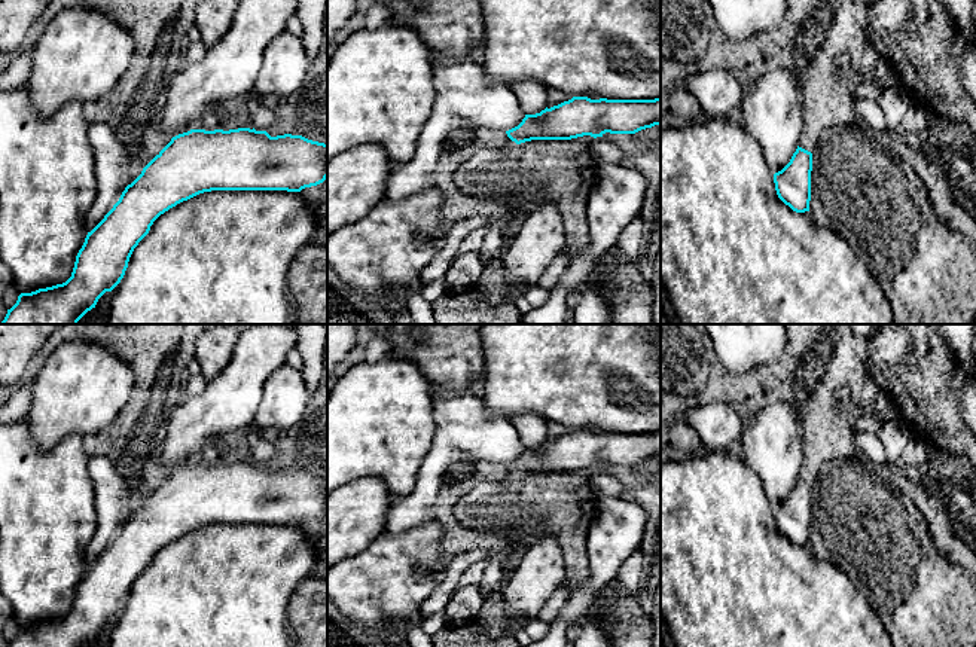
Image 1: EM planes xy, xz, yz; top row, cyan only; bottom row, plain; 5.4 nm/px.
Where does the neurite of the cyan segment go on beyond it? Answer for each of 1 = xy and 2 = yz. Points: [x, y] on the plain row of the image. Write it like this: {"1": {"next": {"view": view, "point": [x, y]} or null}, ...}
{"1": {"next": null}, "2": {"next": null}}

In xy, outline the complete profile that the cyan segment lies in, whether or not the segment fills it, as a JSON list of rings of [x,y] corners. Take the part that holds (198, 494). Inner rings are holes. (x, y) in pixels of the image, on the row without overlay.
[[[254,461],[190,463],[171,474],[125,521],[104,552],[88,565],[74,595],[71,610],[31,626],[21,626],[7,647],[86,647],[98,632],[123,611],[129,590],[149,567],[153,555],[199,527],[211,524],[287,524],[301,525],[327,512],[327,477],[302,469],[271,470]]]

